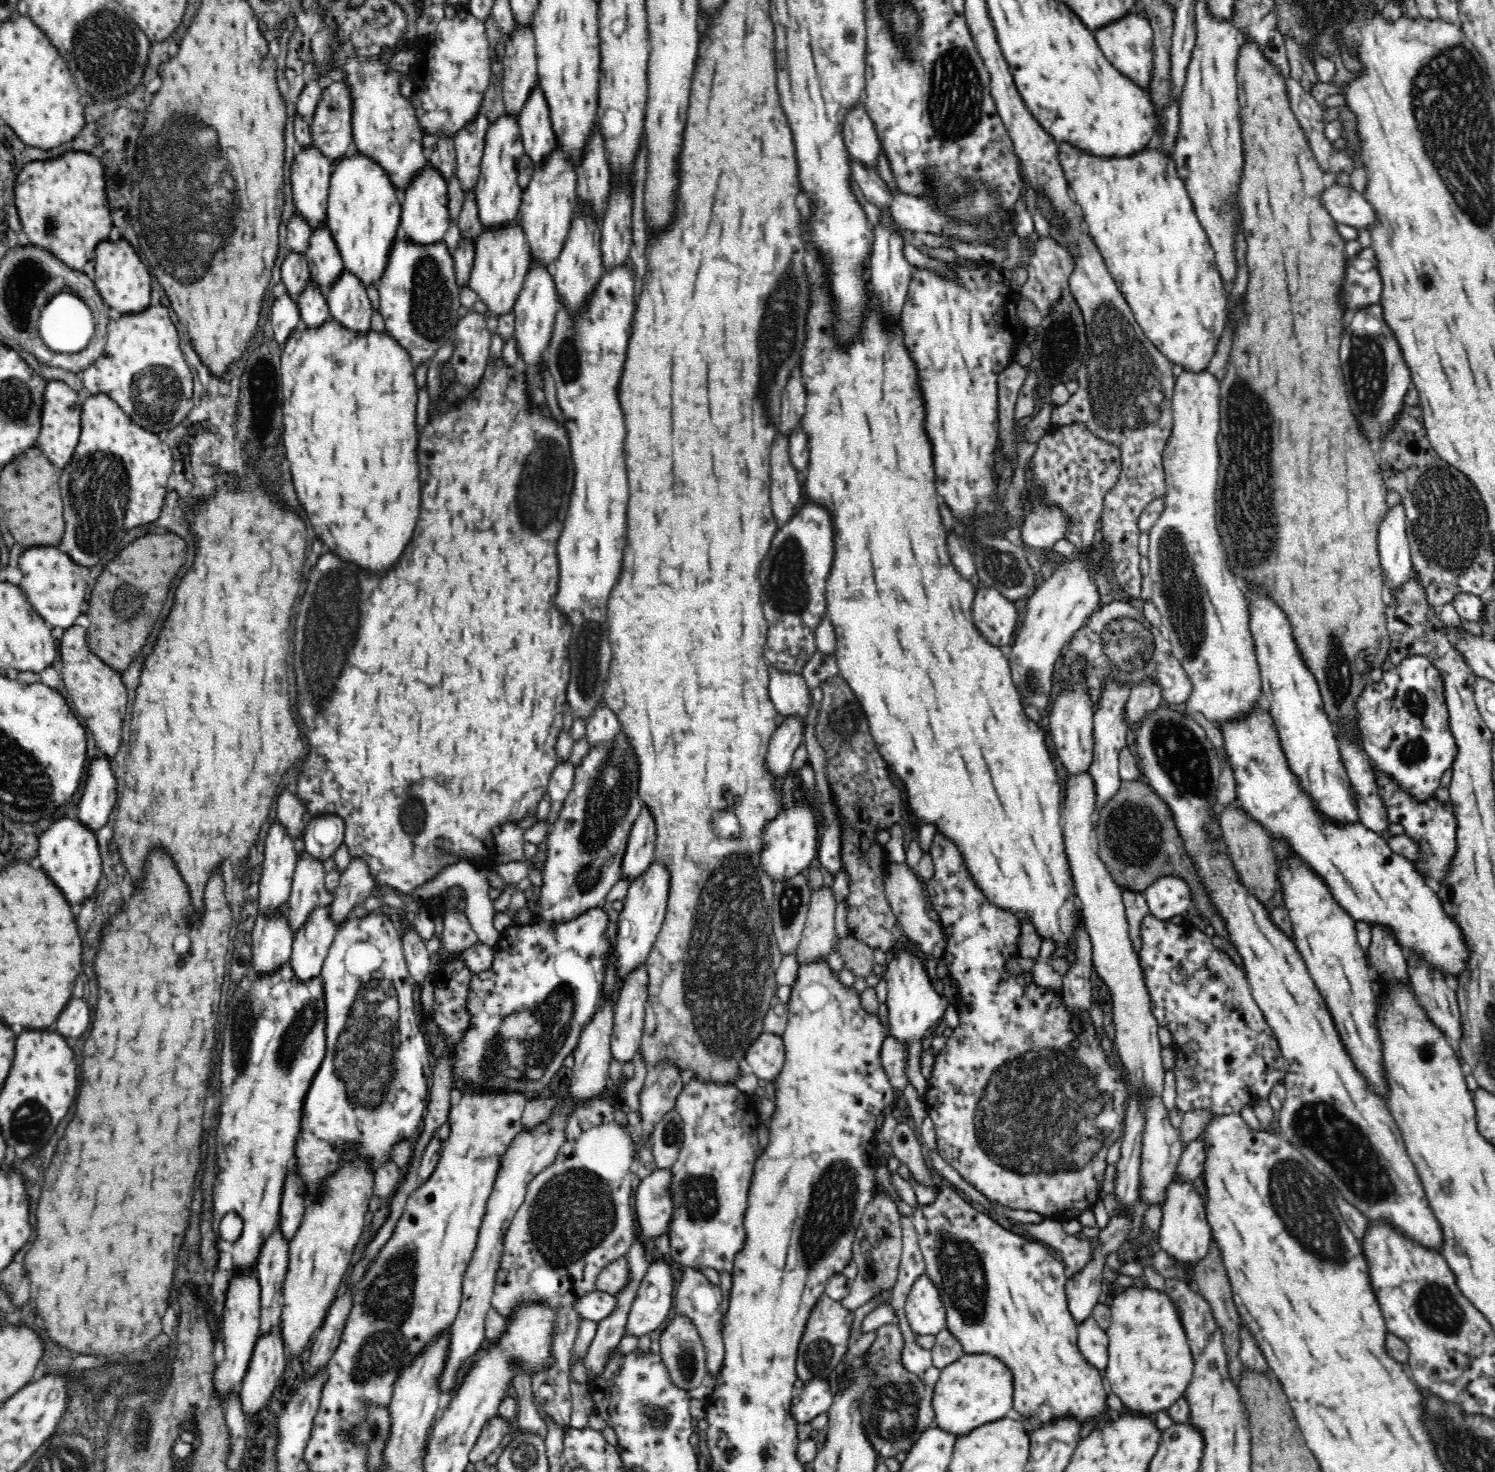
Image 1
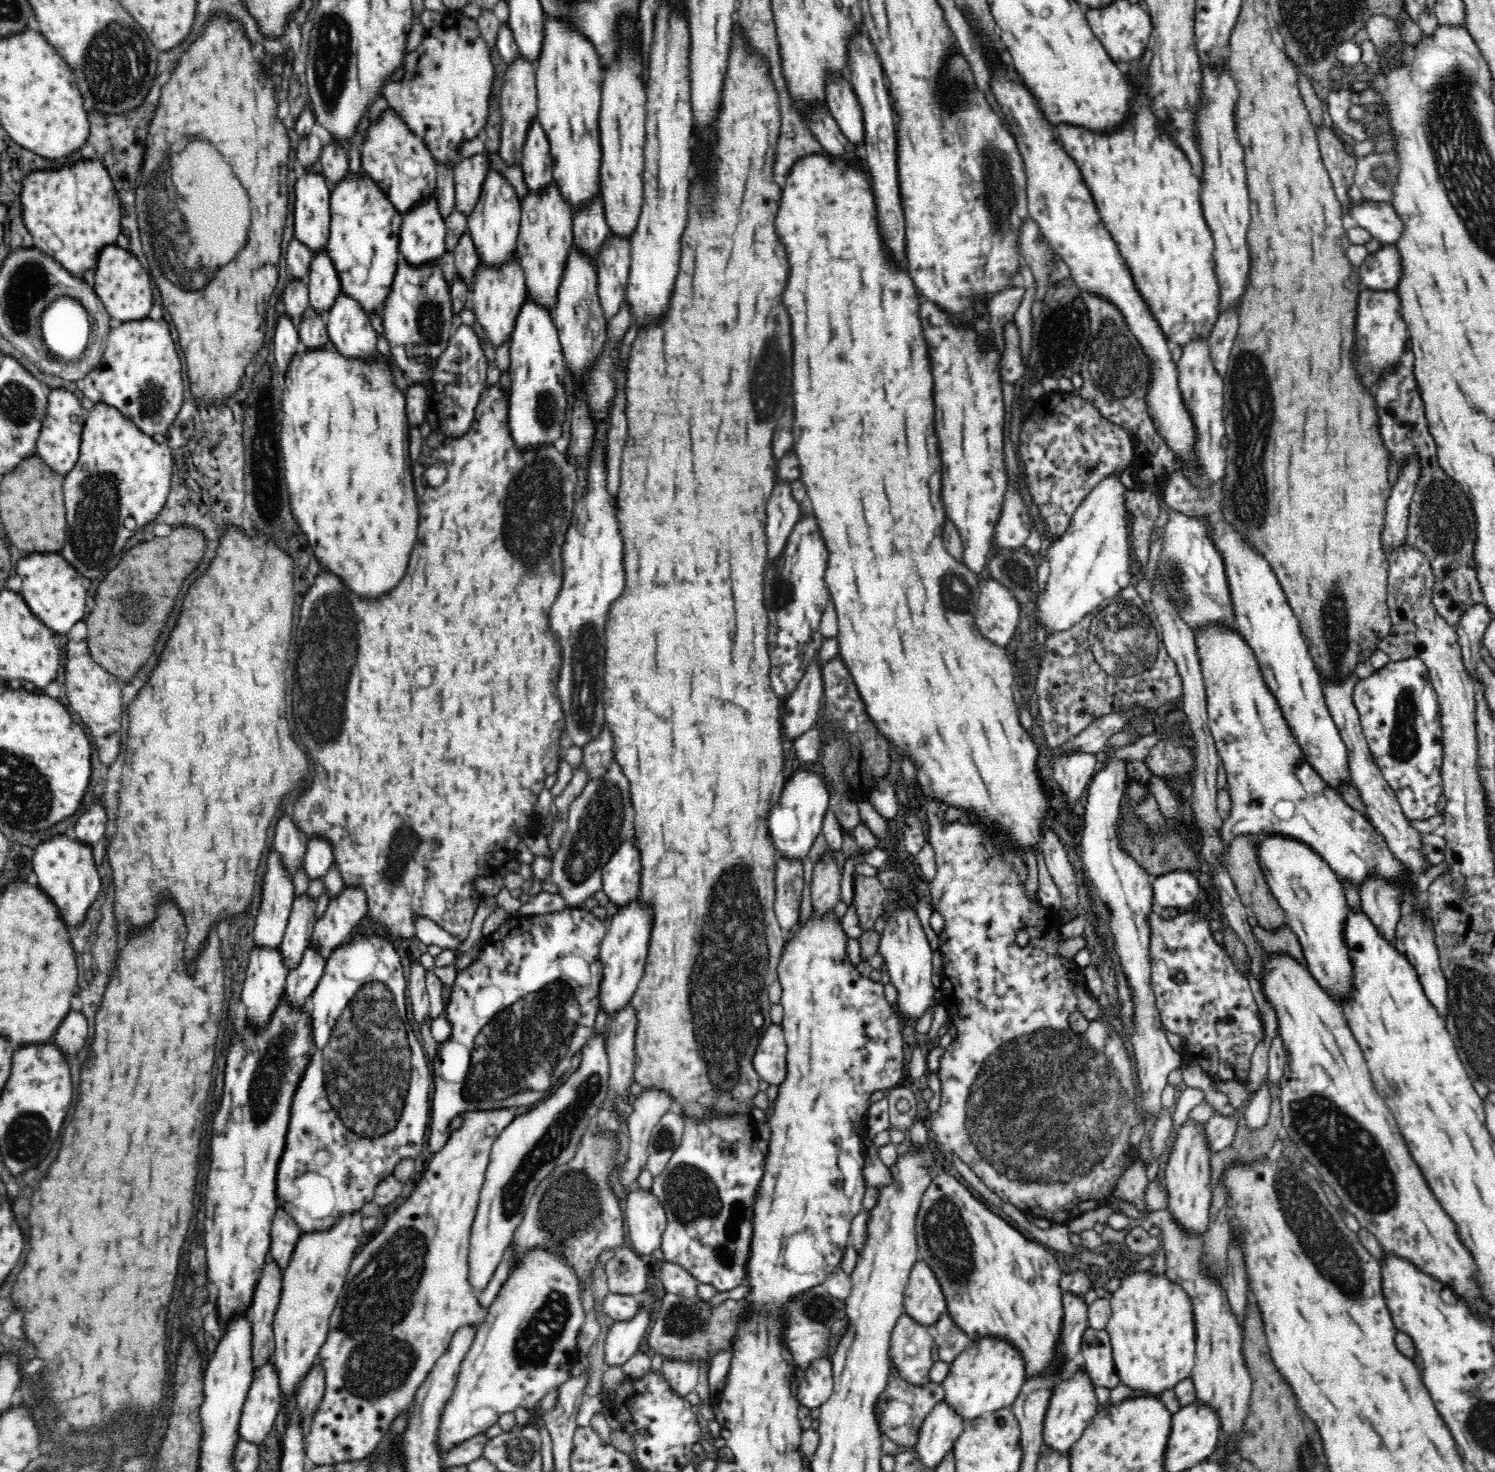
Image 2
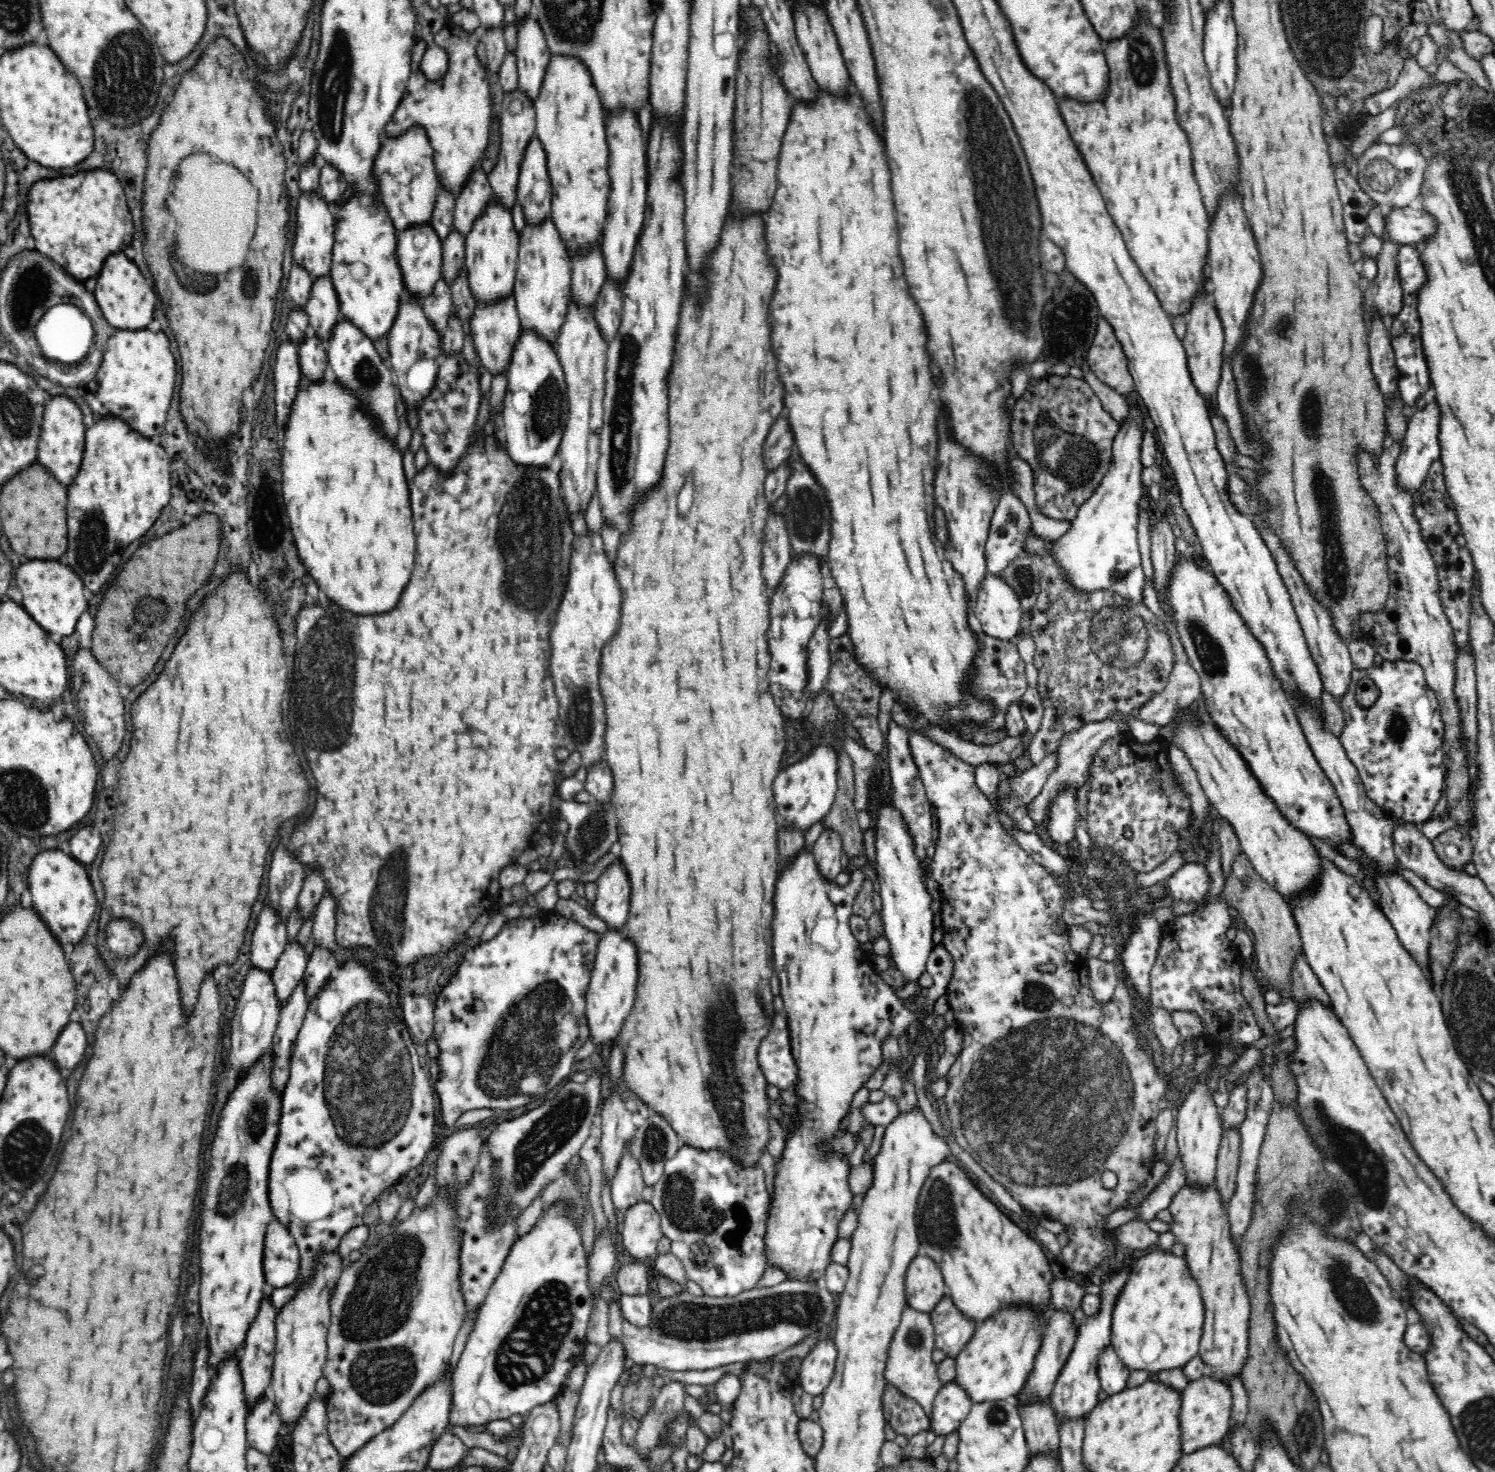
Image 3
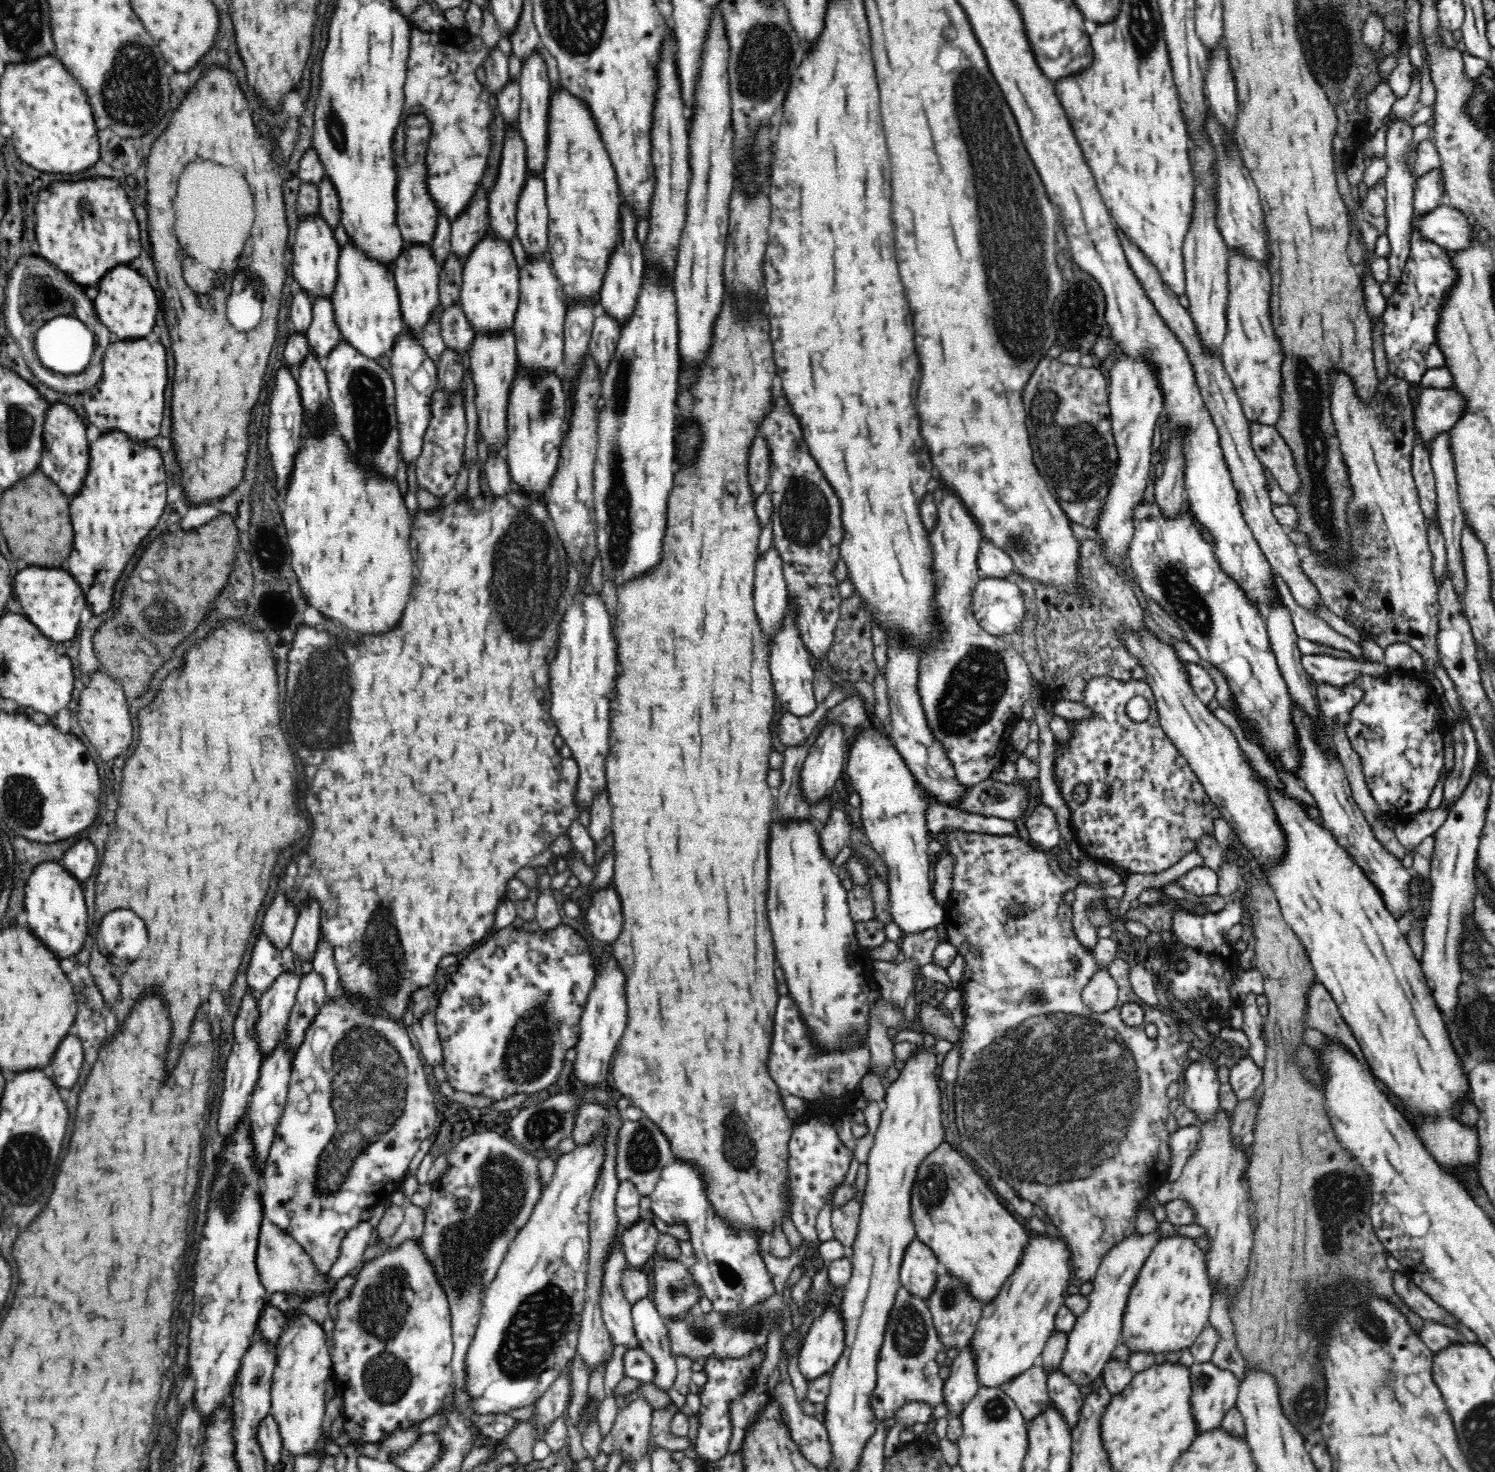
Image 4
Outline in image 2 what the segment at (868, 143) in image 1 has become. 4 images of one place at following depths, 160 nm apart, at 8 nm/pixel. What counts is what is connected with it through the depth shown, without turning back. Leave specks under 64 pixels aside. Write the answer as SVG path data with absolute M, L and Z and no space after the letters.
M836 77L827 80L825 96L829 112L836 119L842 134L860 151L865 146L864 113L848 78Z

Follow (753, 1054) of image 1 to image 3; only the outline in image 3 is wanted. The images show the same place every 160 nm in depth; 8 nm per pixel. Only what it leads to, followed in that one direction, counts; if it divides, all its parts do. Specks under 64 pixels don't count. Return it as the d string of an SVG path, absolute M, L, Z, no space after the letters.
M775 1014L768 1036L762 1038L758 1062L767 1084L786 1090L798 1081L798 1070L790 1048L790 1031L784 1014Z

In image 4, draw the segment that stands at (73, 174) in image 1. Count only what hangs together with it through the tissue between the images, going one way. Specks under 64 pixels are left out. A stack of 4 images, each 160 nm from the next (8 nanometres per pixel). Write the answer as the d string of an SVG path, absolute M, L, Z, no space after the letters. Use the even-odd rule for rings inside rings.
M94 178L80 182L54 182L38 194L36 238L40 256L54 262L74 282L98 286L102 276L140 254L140 229L133 203L125 188L114 178ZM60 244L60 252L50 252Z

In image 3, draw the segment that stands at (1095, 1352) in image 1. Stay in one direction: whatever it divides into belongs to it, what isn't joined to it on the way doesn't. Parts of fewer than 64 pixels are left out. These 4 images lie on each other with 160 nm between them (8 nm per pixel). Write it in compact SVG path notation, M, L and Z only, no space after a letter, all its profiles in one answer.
M1112 1345L1104 1346L1102 1352L1098 1354L1096 1371L1098 1371L1098 1380L1104 1392L1113 1395L1126 1389L1130 1370L1122 1364Z

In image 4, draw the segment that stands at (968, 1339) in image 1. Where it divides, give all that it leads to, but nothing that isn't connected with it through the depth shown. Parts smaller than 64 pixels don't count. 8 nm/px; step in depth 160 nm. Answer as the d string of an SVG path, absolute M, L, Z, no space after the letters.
M946 1141L918 1167L911 1210L917 1239L930 1247L938 1262L964 1285L966 1293L982 1304L998 1296L1029 1243L1024 1225L988 1190L986 1182L974 1172L972 1161Z

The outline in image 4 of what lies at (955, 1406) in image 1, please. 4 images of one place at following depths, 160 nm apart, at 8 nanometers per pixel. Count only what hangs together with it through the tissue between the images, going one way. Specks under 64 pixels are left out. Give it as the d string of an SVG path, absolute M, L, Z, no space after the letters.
M1037 1235L1030 1239L1024 1249L1020 1264L1008 1277L1002 1286L998 1296L983 1305L982 1316L978 1320L976 1330L969 1346L974 1353L974 1367L976 1367L976 1379L981 1387L1000 1389L1002 1385L1013 1381L1026 1370L1038 1363L1045 1344L1050 1334L1055 1332L1055 1316L1062 1302L1068 1294L1068 1282L1070 1282L1070 1251L1066 1249L1063 1239L1057 1240L1052 1236L1042 1237Z

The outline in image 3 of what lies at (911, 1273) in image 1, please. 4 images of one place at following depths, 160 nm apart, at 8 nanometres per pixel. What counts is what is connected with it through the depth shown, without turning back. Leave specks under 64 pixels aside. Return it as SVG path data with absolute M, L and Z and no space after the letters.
M907 1306L901 1314L901 1321L894 1333L885 1366L885 1379L907 1397L913 1398L923 1406L929 1417L938 1391L944 1383L938 1377L937 1364L932 1359L935 1349L935 1328L931 1323L931 1315L918 1312Z

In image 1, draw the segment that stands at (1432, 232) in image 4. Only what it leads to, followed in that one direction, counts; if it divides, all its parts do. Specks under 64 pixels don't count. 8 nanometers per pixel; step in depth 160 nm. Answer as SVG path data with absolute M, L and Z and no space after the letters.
M1329 182L1320 194L1320 202L1334 221L1358 228L1367 228L1374 222L1374 209L1349 185Z

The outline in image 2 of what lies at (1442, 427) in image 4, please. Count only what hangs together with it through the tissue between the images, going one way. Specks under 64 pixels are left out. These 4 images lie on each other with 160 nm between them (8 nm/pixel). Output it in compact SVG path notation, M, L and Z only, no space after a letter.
M1412 455L1410 462L1400 472L1398 482L1387 500L1382 532L1382 550L1386 557L1406 545L1410 502L1416 489L1420 468L1419 459Z

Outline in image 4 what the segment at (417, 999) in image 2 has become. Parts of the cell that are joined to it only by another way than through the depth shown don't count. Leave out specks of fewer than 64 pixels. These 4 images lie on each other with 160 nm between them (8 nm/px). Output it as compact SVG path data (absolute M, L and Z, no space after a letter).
M428 1010L422 1013L421 1017L416 1018L410 1024L410 1032L418 1040L420 1052L426 1060L425 1063L428 1063L431 1067L436 1064L442 1065L444 1056L442 1056L442 1045L437 1031L435 1014Z

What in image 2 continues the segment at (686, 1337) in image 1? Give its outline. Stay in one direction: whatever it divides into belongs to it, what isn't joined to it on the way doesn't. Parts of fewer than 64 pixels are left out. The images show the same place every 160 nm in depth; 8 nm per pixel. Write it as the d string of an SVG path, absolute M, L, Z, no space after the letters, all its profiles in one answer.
M663 1358L661 1372L674 1392L686 1396L696 1388L700 1364L697 1360L671 1360Z

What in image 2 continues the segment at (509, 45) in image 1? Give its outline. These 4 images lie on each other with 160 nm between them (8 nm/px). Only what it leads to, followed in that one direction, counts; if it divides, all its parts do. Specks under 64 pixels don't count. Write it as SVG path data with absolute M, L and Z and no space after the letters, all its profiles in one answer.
M516 56L512 62L506 63L506 72L503 78L501 95L498 98L499 110L502 114L501 143L498 154L507 165L520 164L523 156L524 140L530 128L532 118L537 116L537 61L525 56Z

